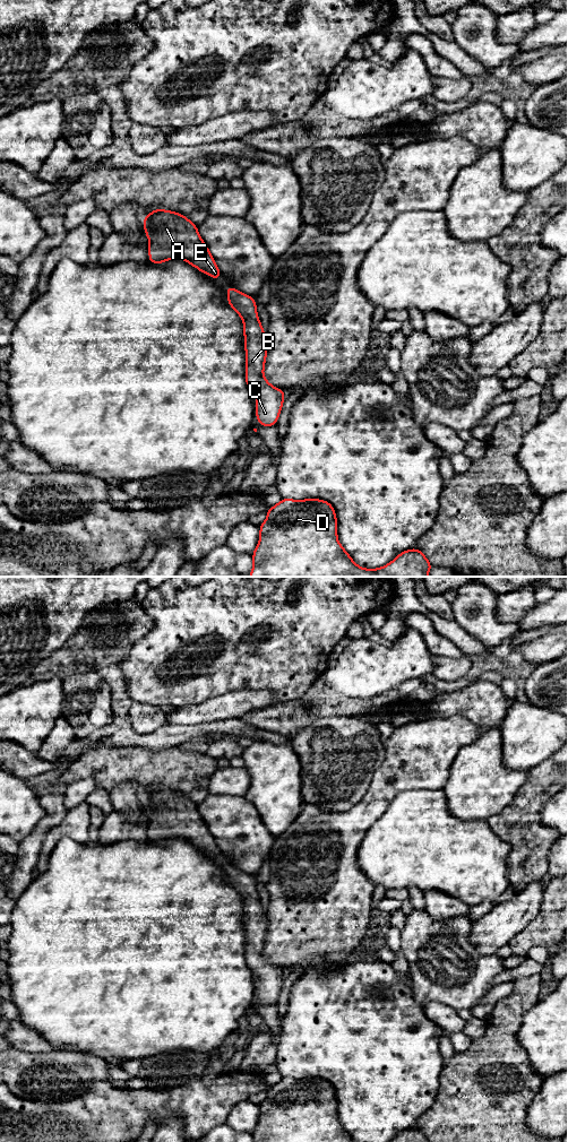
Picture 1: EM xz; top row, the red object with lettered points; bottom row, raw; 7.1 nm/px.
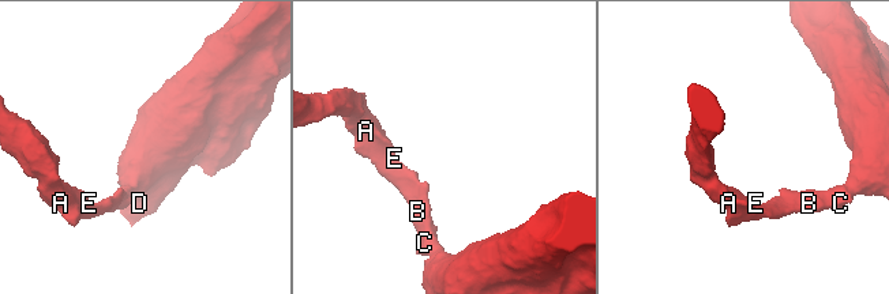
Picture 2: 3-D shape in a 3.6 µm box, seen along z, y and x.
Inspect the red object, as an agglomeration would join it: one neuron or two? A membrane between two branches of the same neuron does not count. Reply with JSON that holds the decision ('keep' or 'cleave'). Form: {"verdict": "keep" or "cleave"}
{"verdict": "keep"}

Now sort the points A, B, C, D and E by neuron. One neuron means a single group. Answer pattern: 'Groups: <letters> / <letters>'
Groups: A B C D E

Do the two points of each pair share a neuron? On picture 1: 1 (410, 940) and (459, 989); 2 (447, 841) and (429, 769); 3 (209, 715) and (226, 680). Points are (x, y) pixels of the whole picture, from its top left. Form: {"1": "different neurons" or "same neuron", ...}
{"1": "same neuron", "2": "different neurons", "3": "different neurons"}

